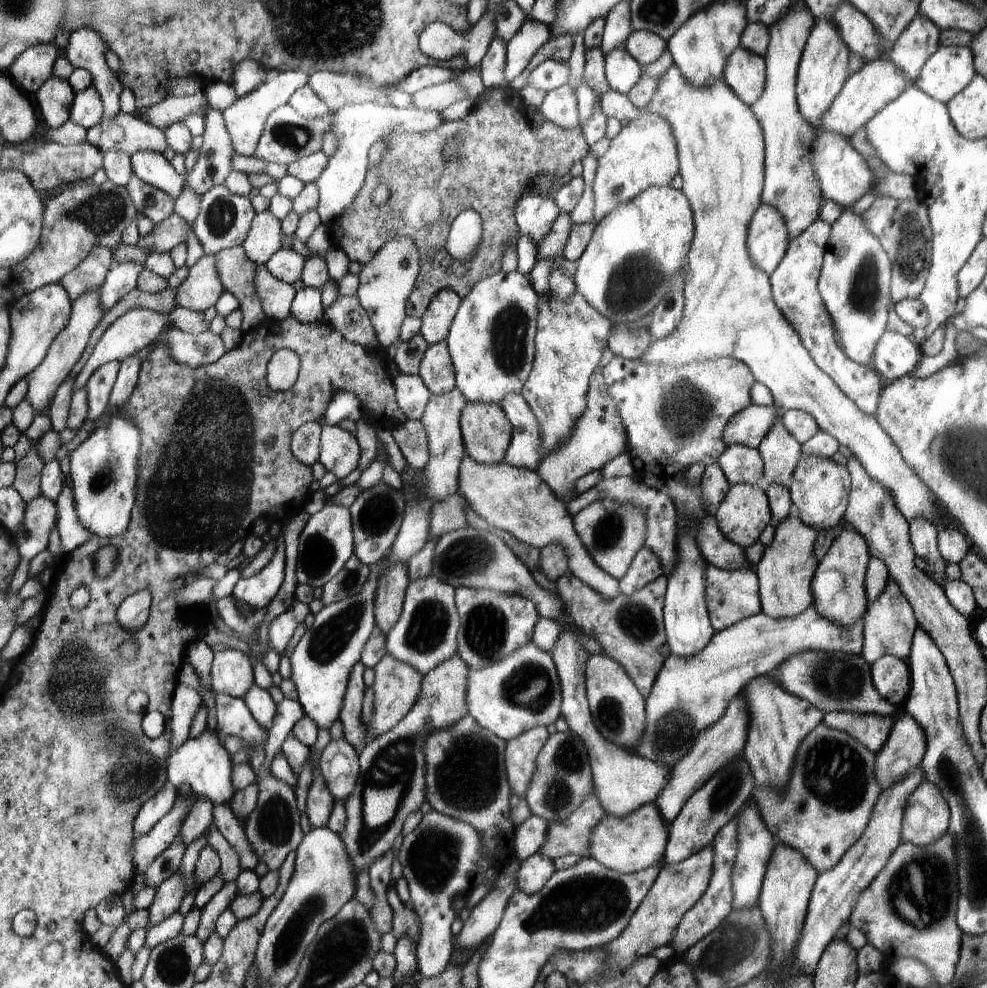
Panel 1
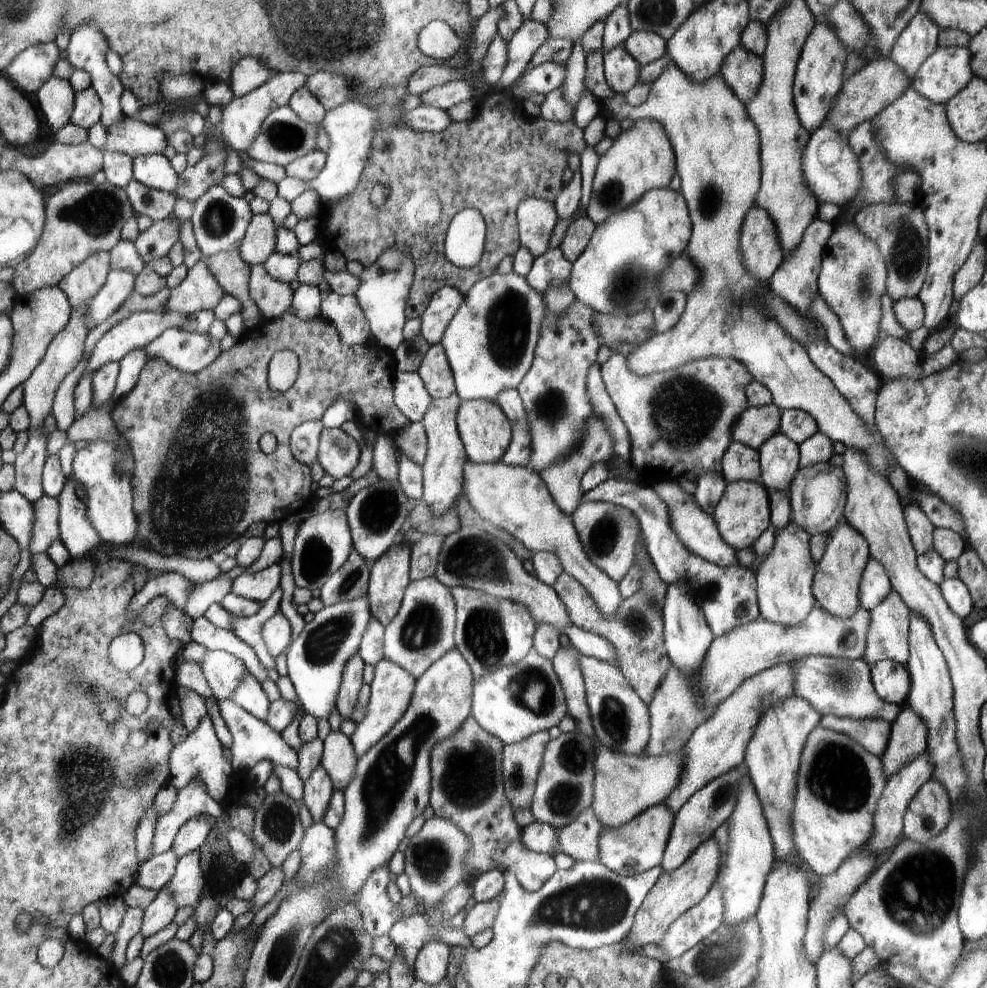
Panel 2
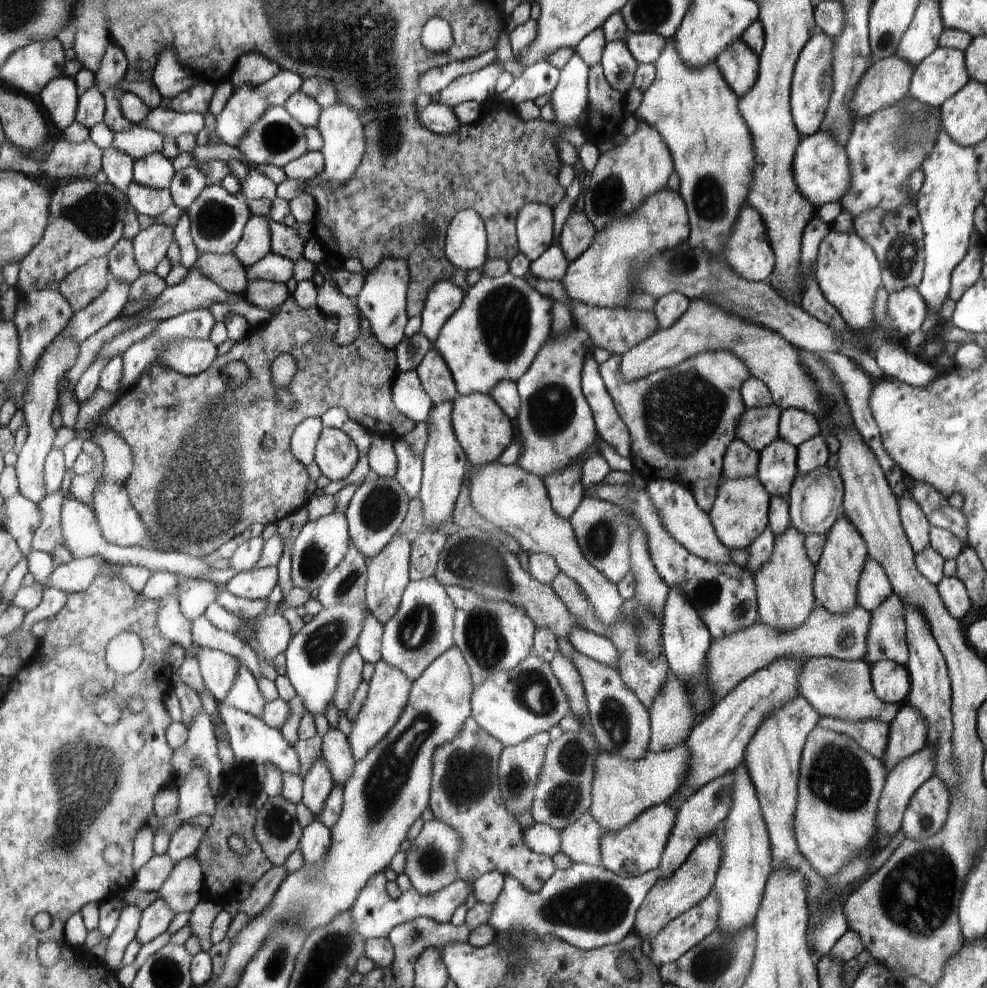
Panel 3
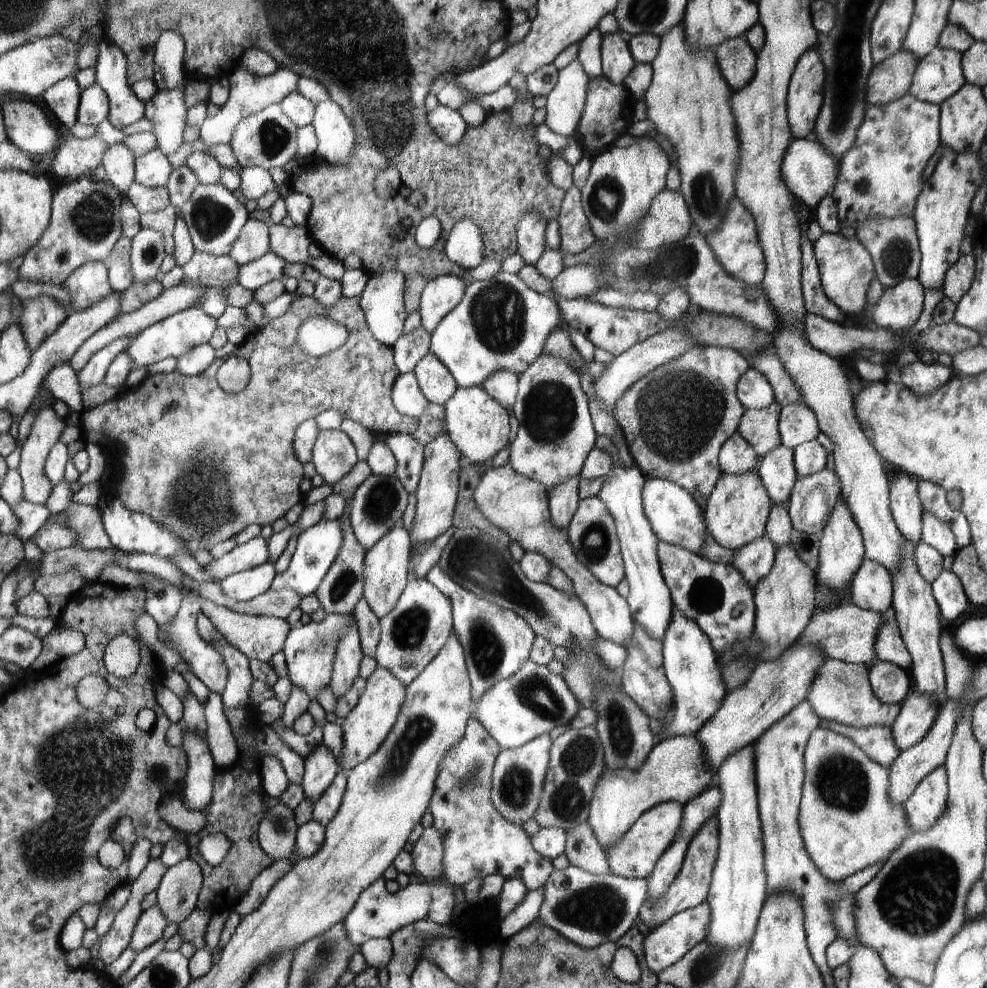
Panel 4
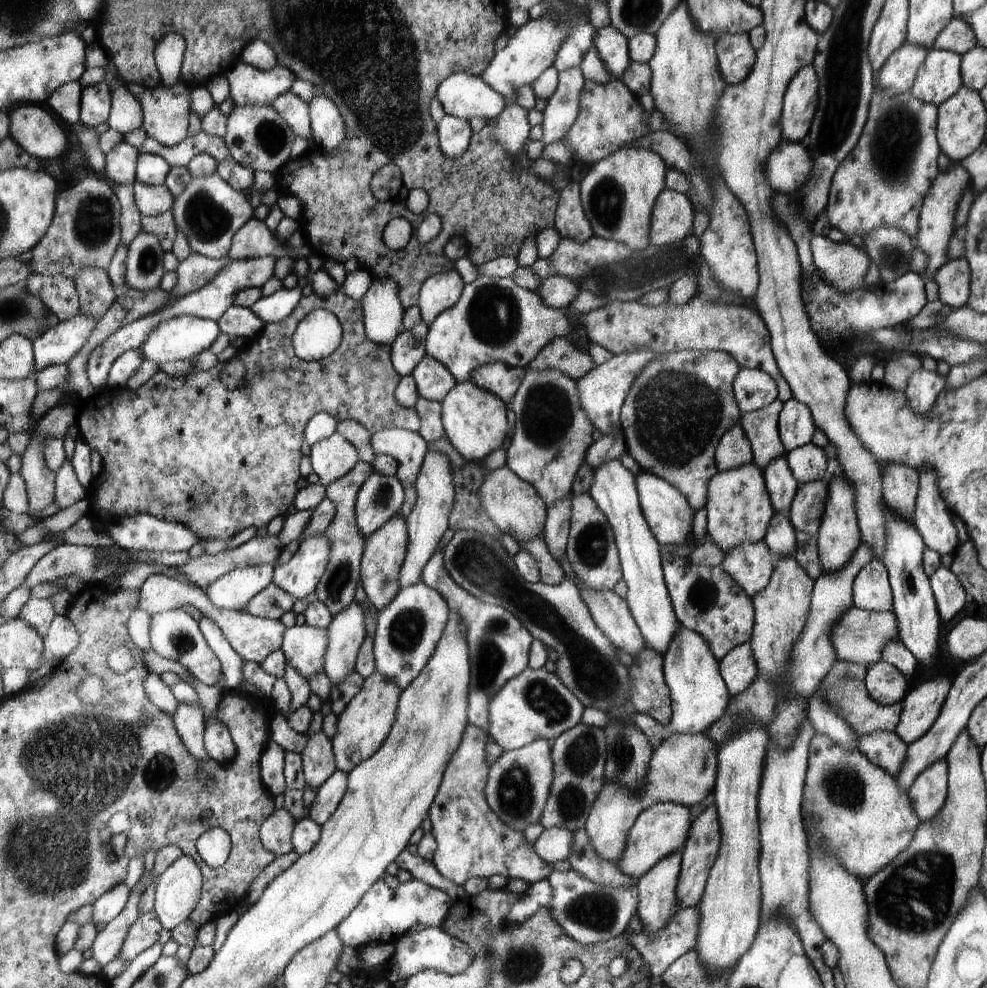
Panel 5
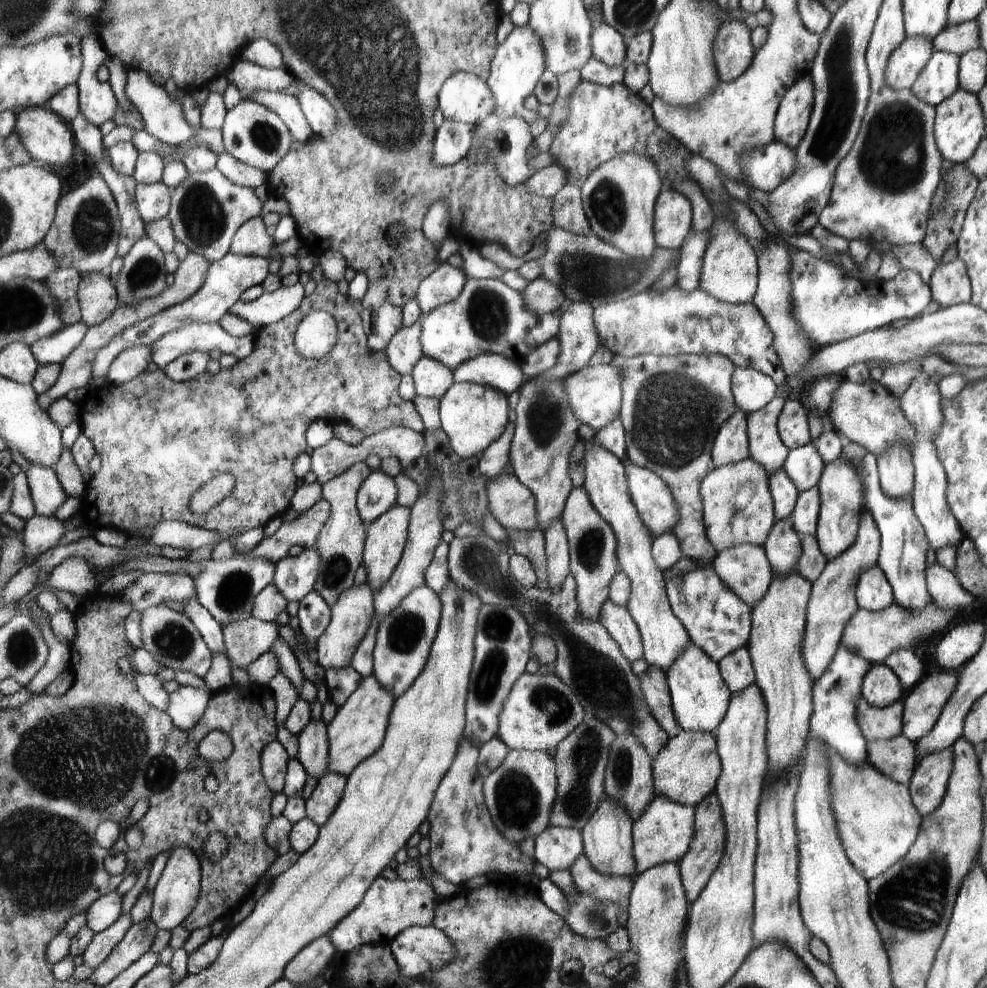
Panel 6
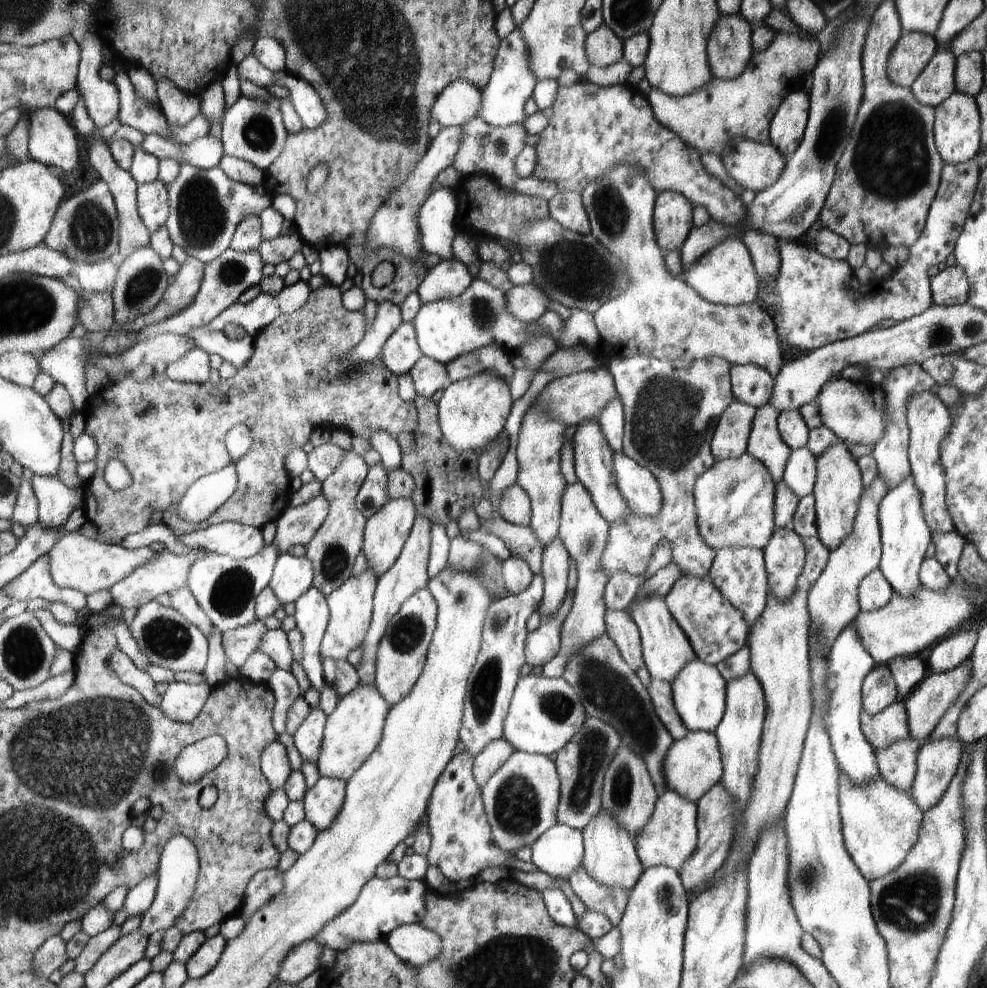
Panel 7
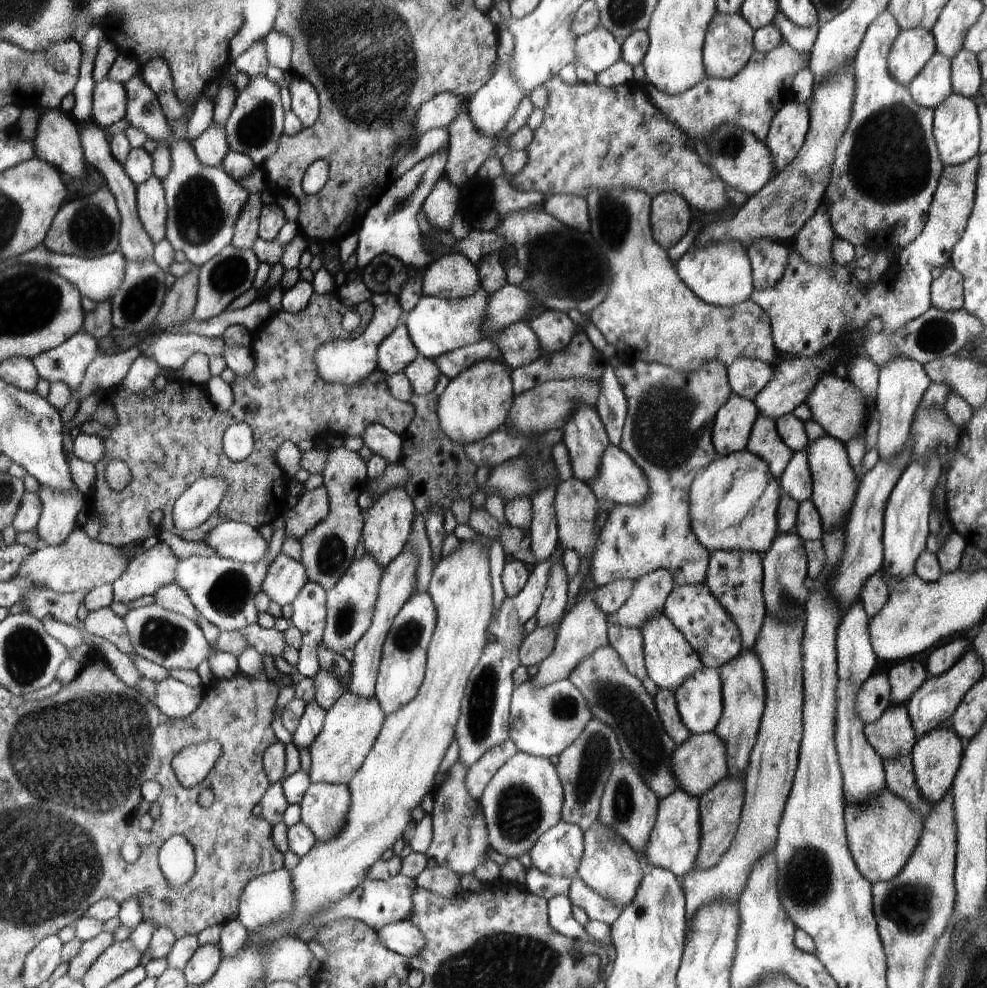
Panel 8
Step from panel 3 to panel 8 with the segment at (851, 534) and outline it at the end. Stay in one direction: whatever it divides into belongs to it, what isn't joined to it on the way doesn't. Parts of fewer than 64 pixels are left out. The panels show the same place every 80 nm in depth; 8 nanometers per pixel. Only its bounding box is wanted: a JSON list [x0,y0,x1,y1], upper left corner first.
[806,435,861,534]

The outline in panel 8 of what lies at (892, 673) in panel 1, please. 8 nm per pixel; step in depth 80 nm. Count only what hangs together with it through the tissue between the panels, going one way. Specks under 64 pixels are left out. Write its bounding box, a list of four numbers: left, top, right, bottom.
[857,673,890,723]

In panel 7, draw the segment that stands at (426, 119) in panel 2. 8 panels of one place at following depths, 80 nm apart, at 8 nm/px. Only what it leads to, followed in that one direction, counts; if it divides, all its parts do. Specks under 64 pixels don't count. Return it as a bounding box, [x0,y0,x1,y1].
[367,125,463,257]

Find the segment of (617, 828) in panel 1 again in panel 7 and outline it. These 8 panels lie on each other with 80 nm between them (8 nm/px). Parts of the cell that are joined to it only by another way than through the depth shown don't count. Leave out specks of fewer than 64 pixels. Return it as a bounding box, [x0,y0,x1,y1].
[634,789,698,871]

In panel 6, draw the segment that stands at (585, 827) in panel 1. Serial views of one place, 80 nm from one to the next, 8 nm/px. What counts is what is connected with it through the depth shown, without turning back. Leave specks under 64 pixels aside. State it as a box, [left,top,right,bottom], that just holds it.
[569,850,635,927]

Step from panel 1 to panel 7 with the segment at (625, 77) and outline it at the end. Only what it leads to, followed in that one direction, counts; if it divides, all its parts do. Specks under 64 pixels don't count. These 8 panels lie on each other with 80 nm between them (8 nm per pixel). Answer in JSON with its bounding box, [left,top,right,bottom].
[585,23,623,68]

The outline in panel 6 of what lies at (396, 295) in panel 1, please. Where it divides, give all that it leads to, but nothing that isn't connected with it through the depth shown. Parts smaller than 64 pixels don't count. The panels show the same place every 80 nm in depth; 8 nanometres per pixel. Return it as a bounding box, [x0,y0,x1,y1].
[367,302,403,351]

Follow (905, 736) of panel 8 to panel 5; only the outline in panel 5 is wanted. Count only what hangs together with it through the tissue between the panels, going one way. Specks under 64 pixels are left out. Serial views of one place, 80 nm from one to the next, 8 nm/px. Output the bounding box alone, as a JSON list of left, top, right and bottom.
[817,660,903,735]

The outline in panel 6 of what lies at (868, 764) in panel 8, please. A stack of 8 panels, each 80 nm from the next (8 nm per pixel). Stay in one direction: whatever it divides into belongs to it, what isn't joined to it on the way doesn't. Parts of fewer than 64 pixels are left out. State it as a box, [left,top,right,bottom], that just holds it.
[810,645,871,766]

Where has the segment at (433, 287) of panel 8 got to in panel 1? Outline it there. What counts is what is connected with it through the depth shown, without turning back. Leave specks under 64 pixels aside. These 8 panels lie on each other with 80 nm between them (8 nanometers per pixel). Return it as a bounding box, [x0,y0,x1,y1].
[420,289,462,346]

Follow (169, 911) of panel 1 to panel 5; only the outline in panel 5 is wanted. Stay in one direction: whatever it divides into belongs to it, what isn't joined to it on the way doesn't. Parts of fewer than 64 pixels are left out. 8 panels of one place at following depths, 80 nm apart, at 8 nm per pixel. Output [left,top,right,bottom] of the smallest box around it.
[119,908,165,962]

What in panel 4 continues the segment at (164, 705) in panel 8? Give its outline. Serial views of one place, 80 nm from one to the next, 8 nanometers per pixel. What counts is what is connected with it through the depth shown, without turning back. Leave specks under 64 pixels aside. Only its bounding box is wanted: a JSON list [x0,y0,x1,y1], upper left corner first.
[183,730,217,812]

